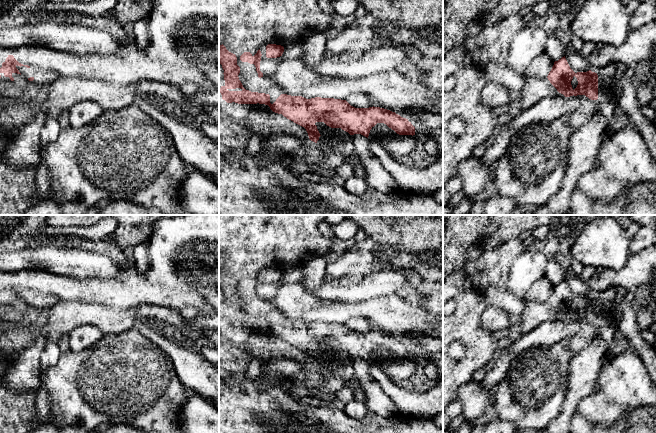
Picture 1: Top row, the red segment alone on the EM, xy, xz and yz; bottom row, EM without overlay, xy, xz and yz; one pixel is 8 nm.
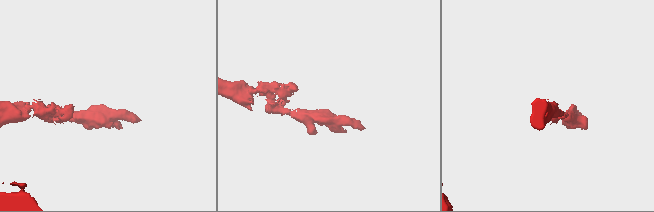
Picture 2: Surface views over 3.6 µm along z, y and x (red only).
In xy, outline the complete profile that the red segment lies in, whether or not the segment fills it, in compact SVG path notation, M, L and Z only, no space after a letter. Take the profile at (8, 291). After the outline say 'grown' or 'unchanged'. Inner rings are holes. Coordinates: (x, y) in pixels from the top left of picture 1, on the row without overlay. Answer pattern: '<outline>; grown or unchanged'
M8 279L6 284L2 287L2 291L0 292L0 297L3 297L5 301L9 301L11 305L14 305L14 302L12 301L13 297L20 298L19 294L16 292L17 290L25 290L27 292L30 292L28 289L23 289L19 287L13 279Z; unchanged

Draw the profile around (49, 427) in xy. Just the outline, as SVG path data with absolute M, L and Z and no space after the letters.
M51 420L41 423L33 428L29 433L62 433L61 428L54 424Z

